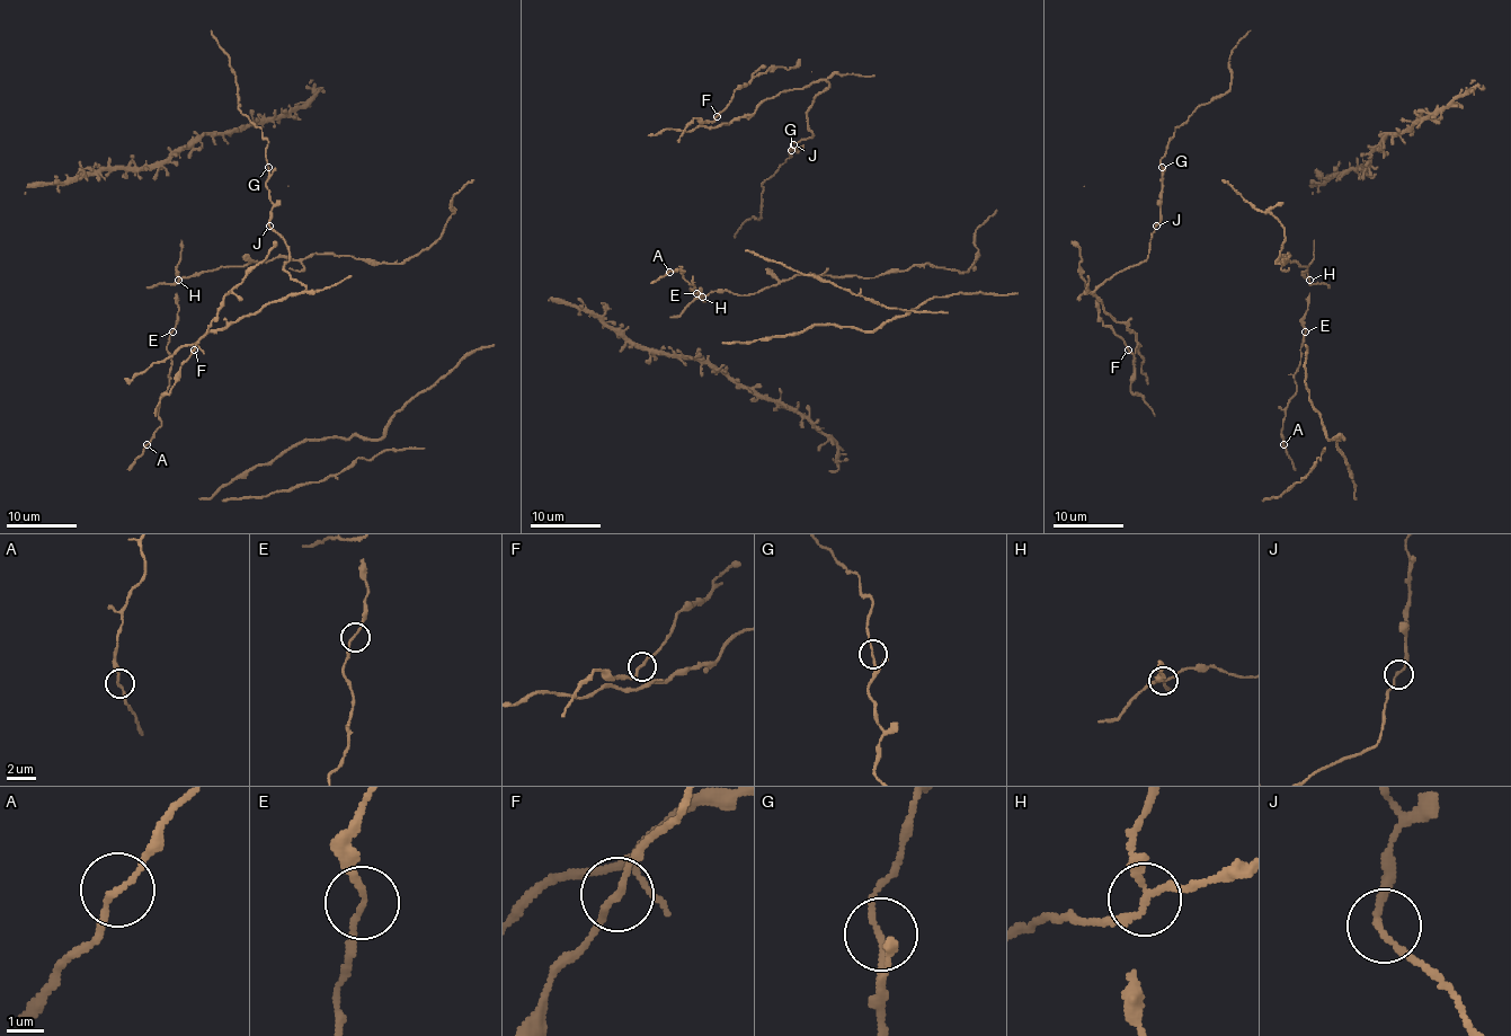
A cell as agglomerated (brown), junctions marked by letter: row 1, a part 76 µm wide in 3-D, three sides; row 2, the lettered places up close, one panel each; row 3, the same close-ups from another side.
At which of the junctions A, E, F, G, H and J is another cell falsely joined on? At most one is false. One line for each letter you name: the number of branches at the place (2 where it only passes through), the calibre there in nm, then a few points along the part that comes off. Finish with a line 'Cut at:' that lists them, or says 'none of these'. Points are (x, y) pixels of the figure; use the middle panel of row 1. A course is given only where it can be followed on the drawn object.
H: 3 branches meet; 150 nm thick; foreign part runs (701, 297), (754, 294), (797, 275), (877, 277), (926, 265), (963, 272), (976, 259), (974, 235), (996, 210)
Cut at: H

